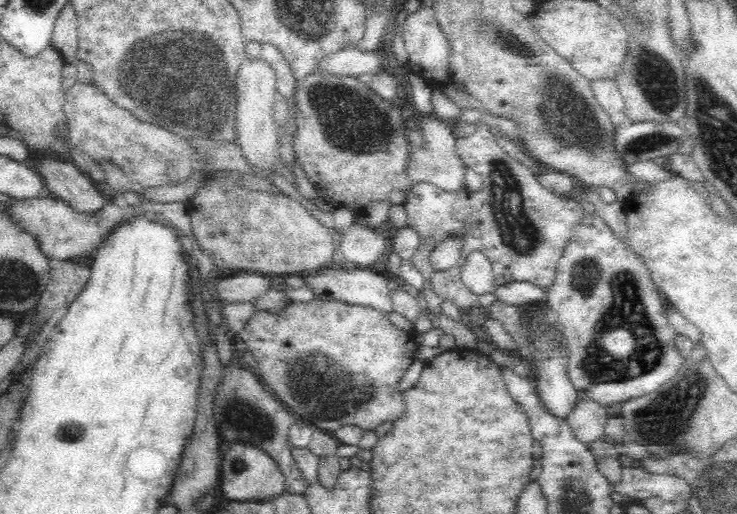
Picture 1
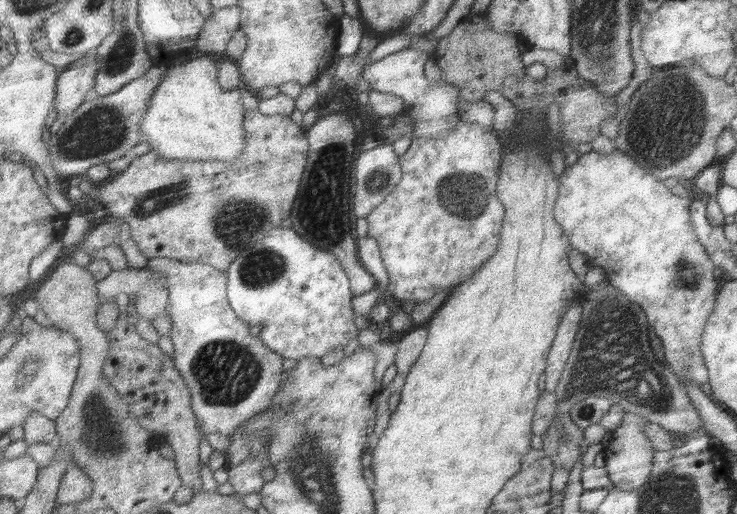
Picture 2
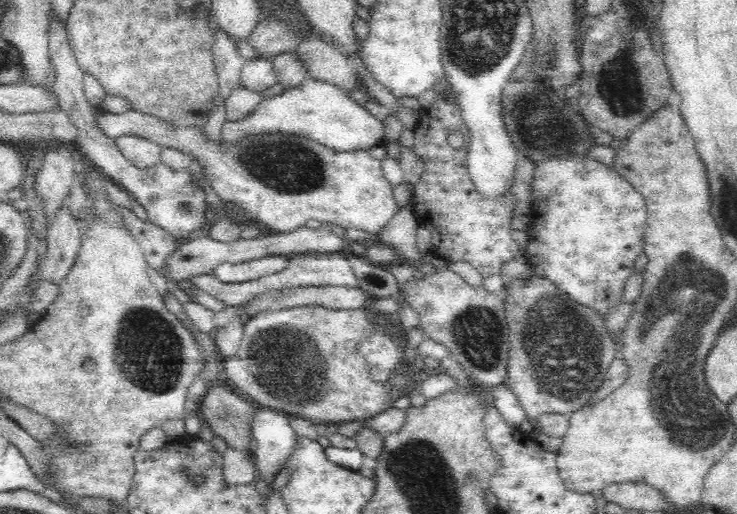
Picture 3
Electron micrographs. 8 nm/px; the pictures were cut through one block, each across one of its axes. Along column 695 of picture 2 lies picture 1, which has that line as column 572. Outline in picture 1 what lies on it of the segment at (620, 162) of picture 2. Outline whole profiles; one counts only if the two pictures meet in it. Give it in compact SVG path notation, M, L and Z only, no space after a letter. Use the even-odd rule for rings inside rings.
M584 214L582 222L576 226L574 236L570 238L560 258L556 282L548 290L548 306L558 312L558 328L568 340L570 362L566 368L580 402L596 402L598 406L614 410L620 402L658 390L670 382L686 364L688 358L678 352L676 332L670 328L666 316L668 304L660 290L652 284L648 268L642 264L642 258L630 248L628 242L622 242L612 234L612 230L598 214Z

